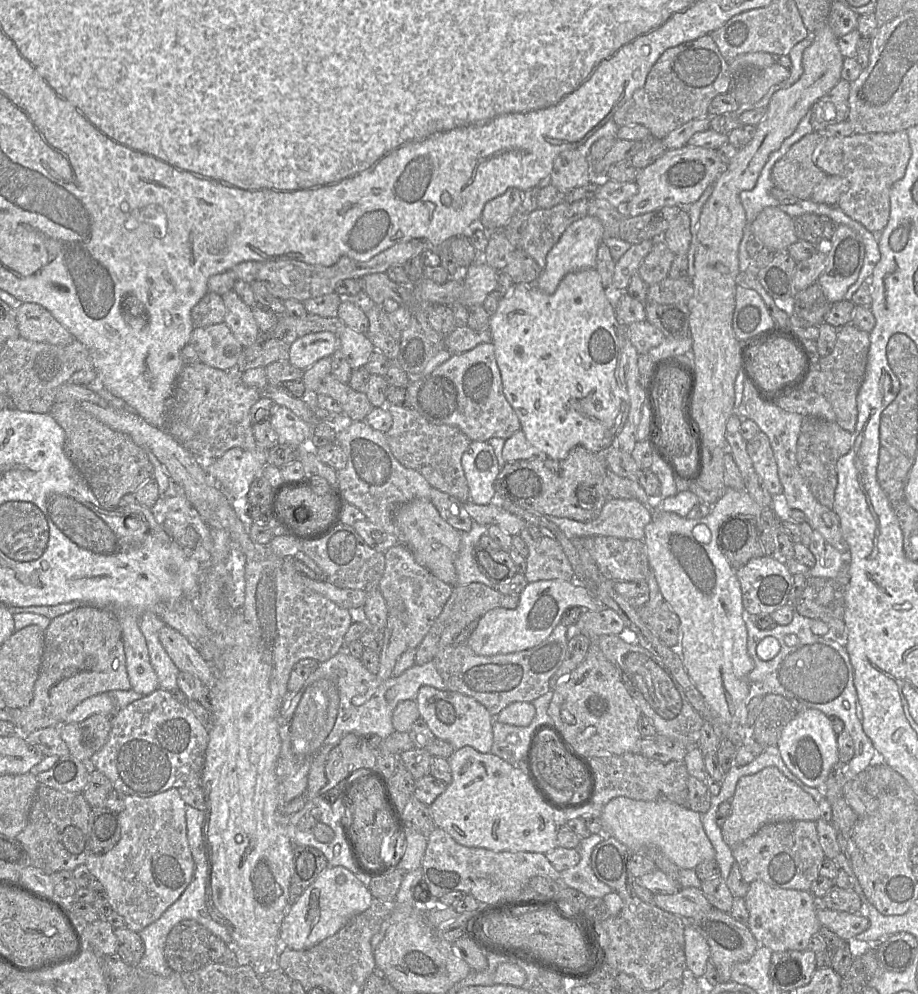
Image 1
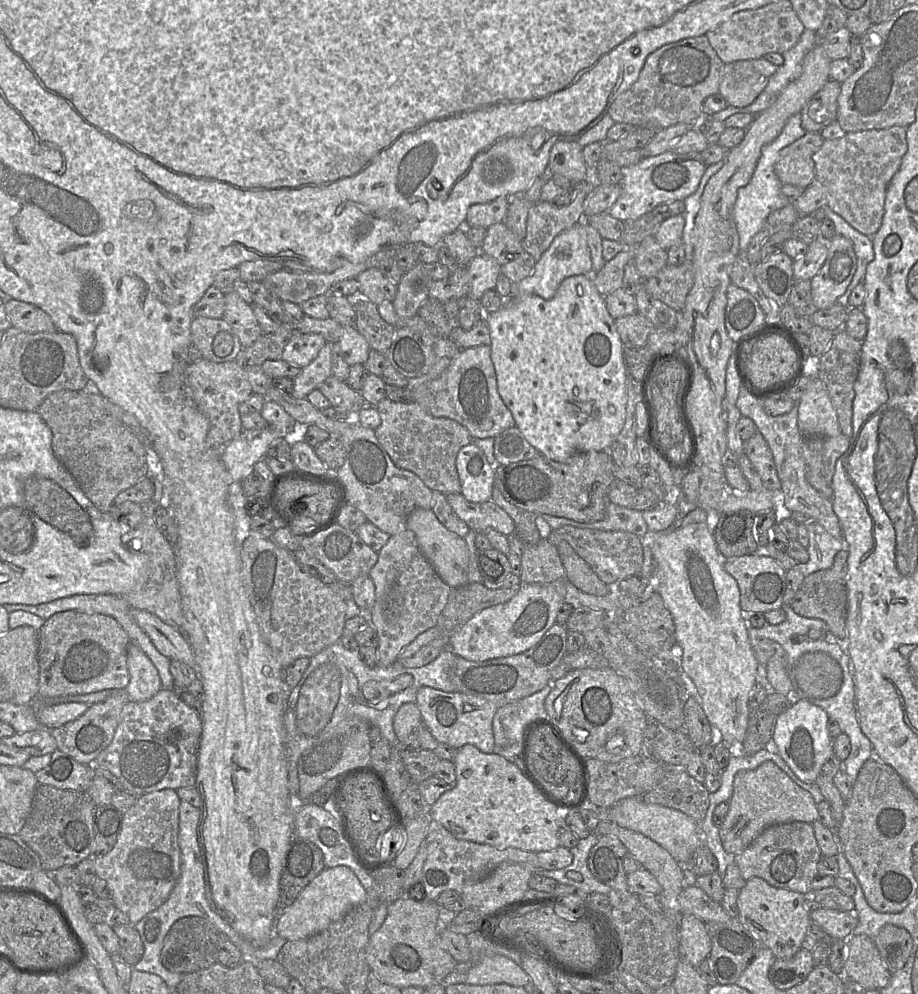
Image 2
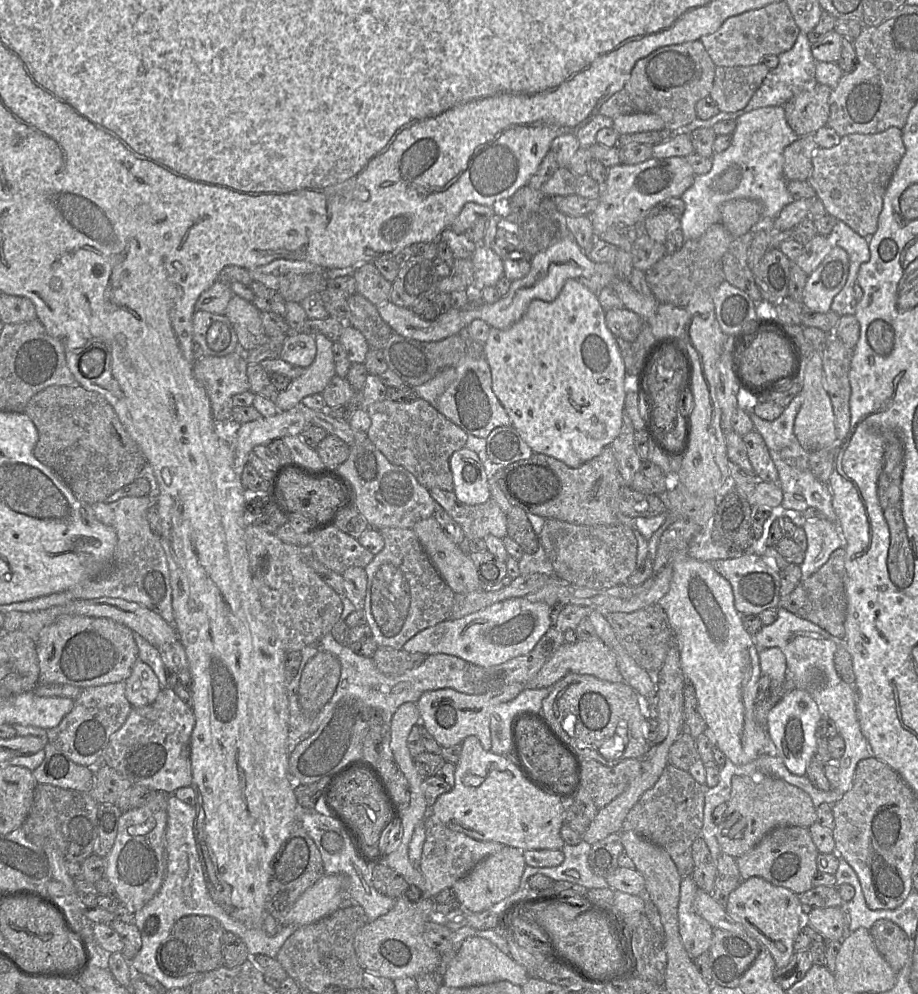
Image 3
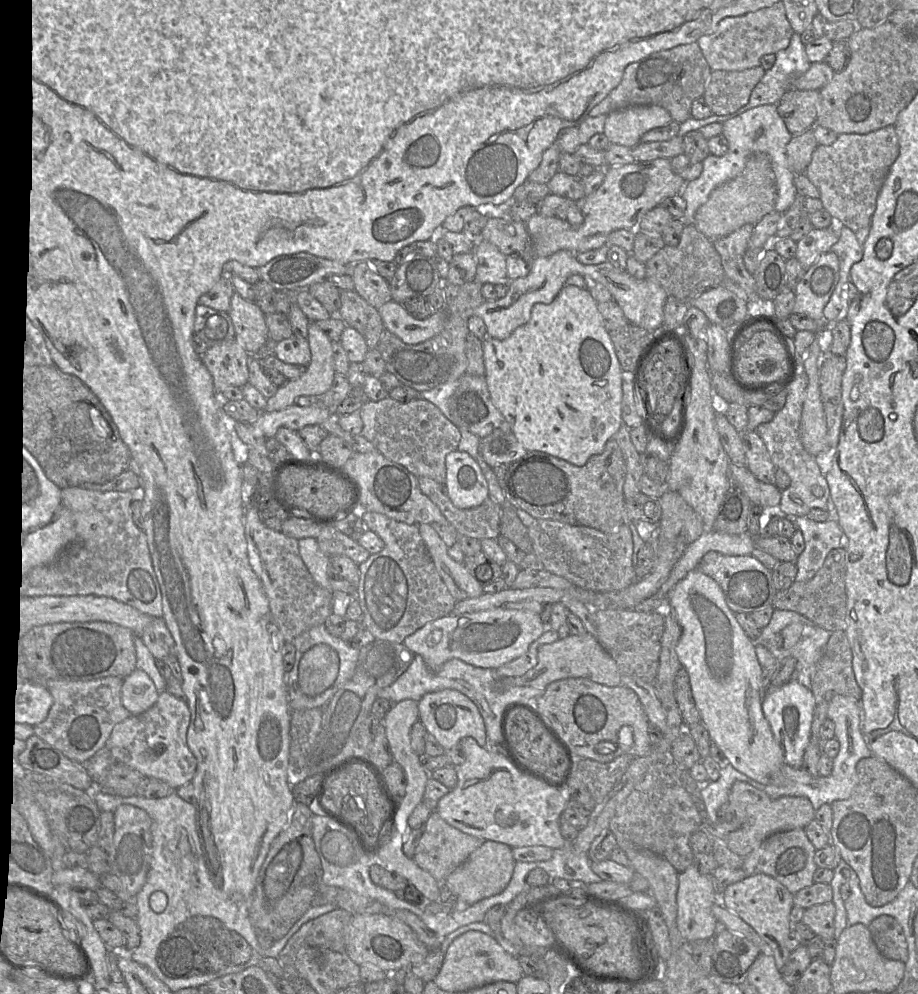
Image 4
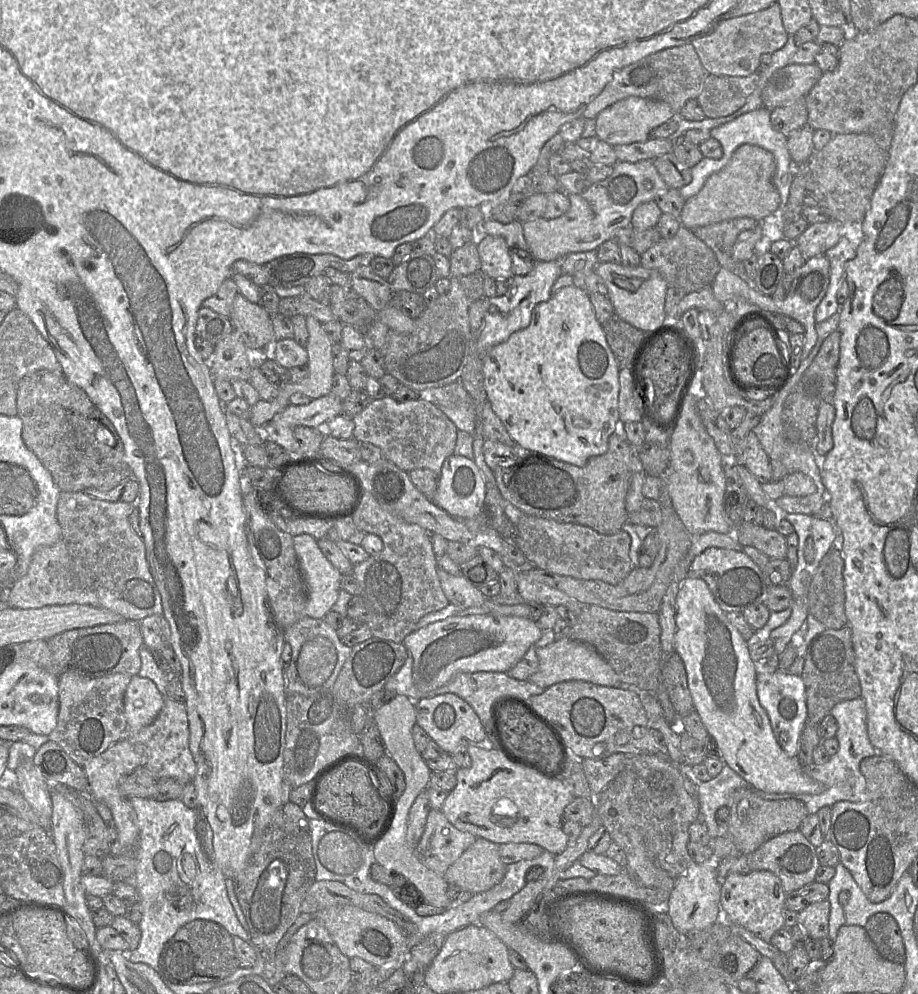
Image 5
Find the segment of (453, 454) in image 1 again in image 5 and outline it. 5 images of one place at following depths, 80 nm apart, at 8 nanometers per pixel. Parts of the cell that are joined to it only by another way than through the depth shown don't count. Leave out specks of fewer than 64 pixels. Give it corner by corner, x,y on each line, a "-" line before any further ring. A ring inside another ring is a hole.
386,396
380,400
373,400
352,420
355,424
353,439
359,443
365,442
377,446
383,452
386,460
394,463
405,472
415,469
429,469
437,475
438,480
444,460
454,453
458,429
438,406
423,399
402,403
397,402
391,396

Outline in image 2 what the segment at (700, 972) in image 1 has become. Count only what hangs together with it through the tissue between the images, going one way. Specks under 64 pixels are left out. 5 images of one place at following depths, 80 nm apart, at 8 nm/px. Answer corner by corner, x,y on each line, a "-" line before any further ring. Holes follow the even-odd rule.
682,914
679,926
680,954
692,966
697,966
711,952
711,940
705,922
691,914

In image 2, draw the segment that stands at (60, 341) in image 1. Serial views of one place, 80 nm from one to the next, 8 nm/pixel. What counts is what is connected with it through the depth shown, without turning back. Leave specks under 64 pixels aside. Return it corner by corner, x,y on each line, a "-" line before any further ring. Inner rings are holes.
10,299
5,303
5,312
11,325
22,331
28,333
57,331
49,315
31,303

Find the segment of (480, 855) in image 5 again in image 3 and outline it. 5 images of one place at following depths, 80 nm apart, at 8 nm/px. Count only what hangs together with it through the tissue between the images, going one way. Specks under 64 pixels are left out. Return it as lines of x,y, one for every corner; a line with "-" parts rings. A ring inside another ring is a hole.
504,846
500,851
479,862
469,874
459,879
452,889
466,911
483,912
518,890
526,866
521,849

